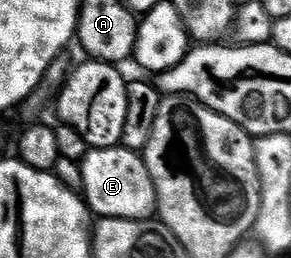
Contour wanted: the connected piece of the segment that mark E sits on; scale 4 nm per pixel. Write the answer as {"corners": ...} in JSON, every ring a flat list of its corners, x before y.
{"corners":[[93,148,81,161,83,166,83,191,85,203,96,217,145,220,156,215,155,187,149,178,146,159,128,148]]}

